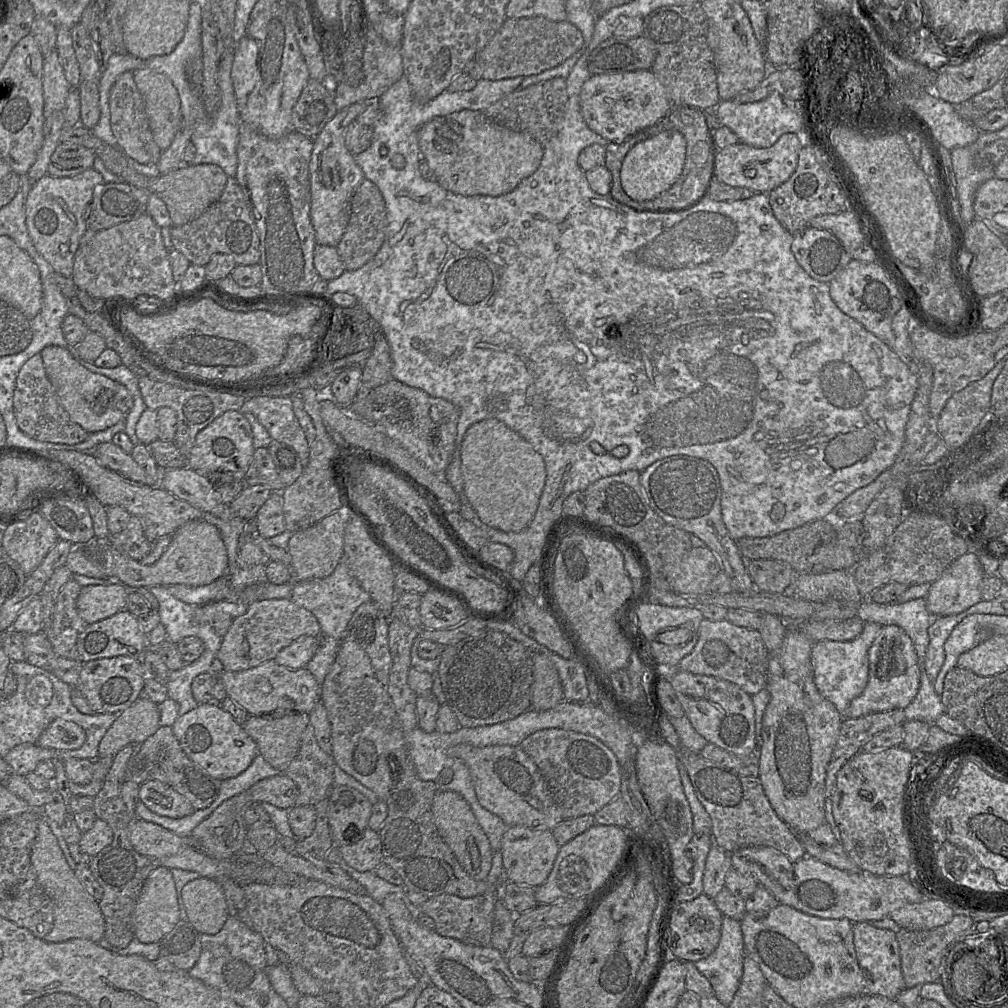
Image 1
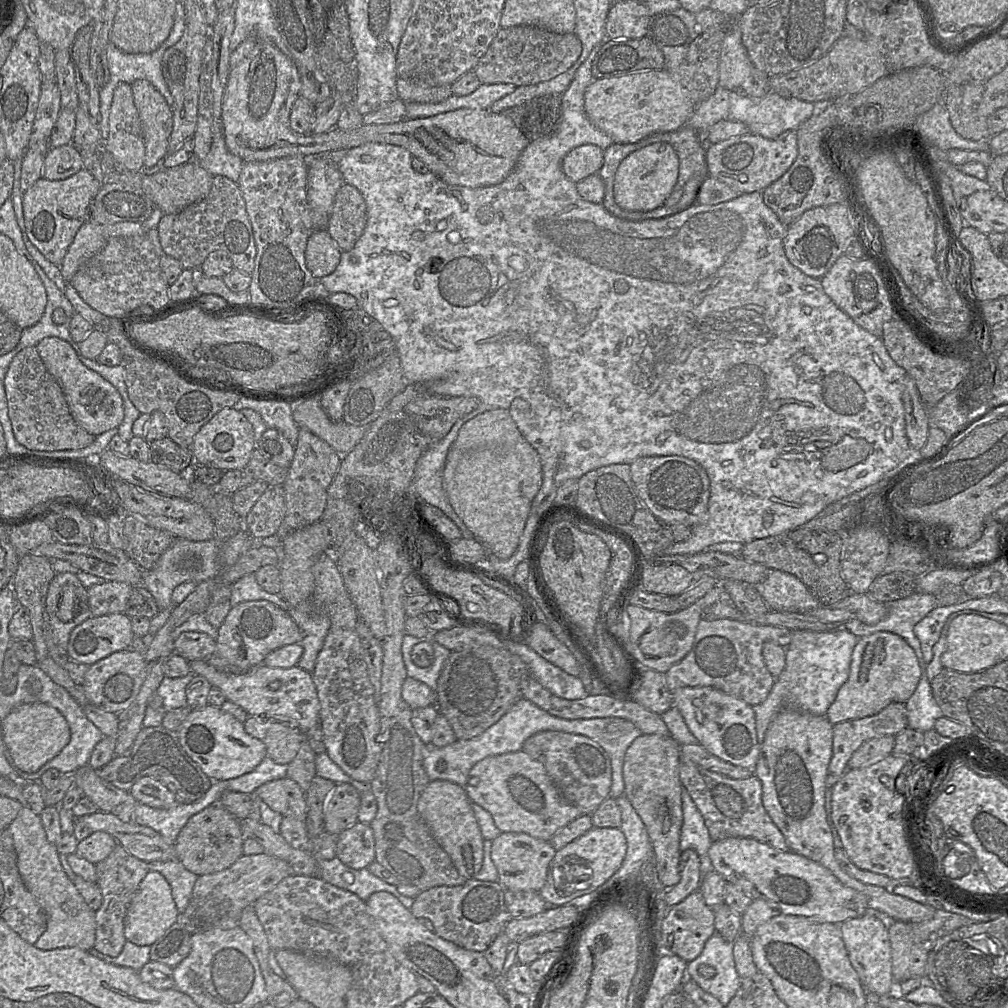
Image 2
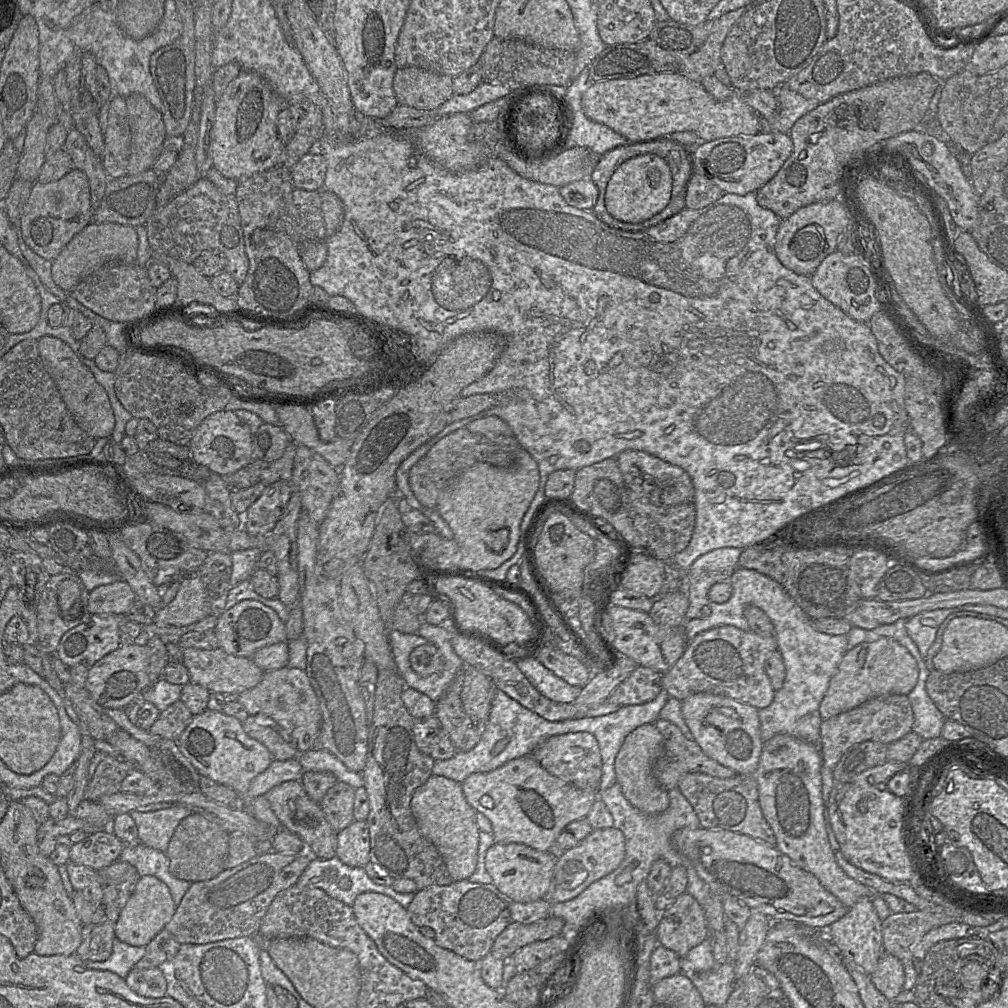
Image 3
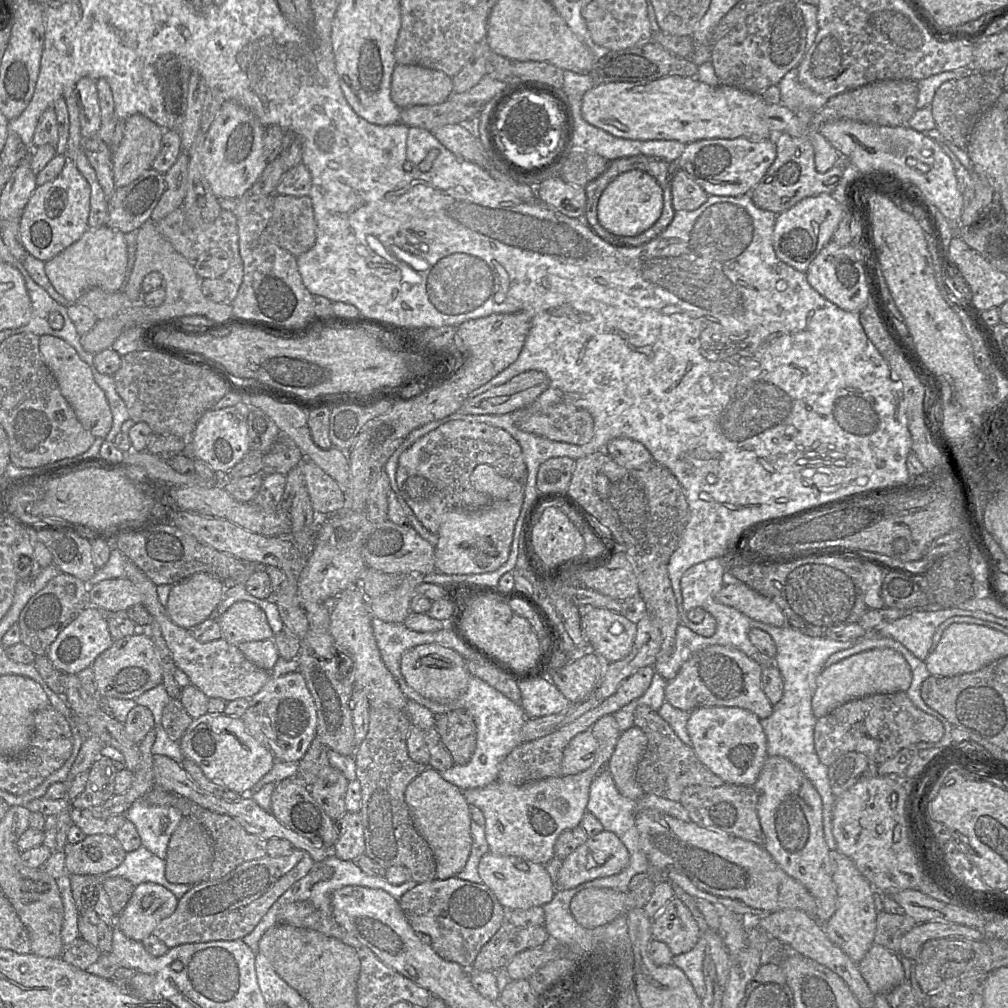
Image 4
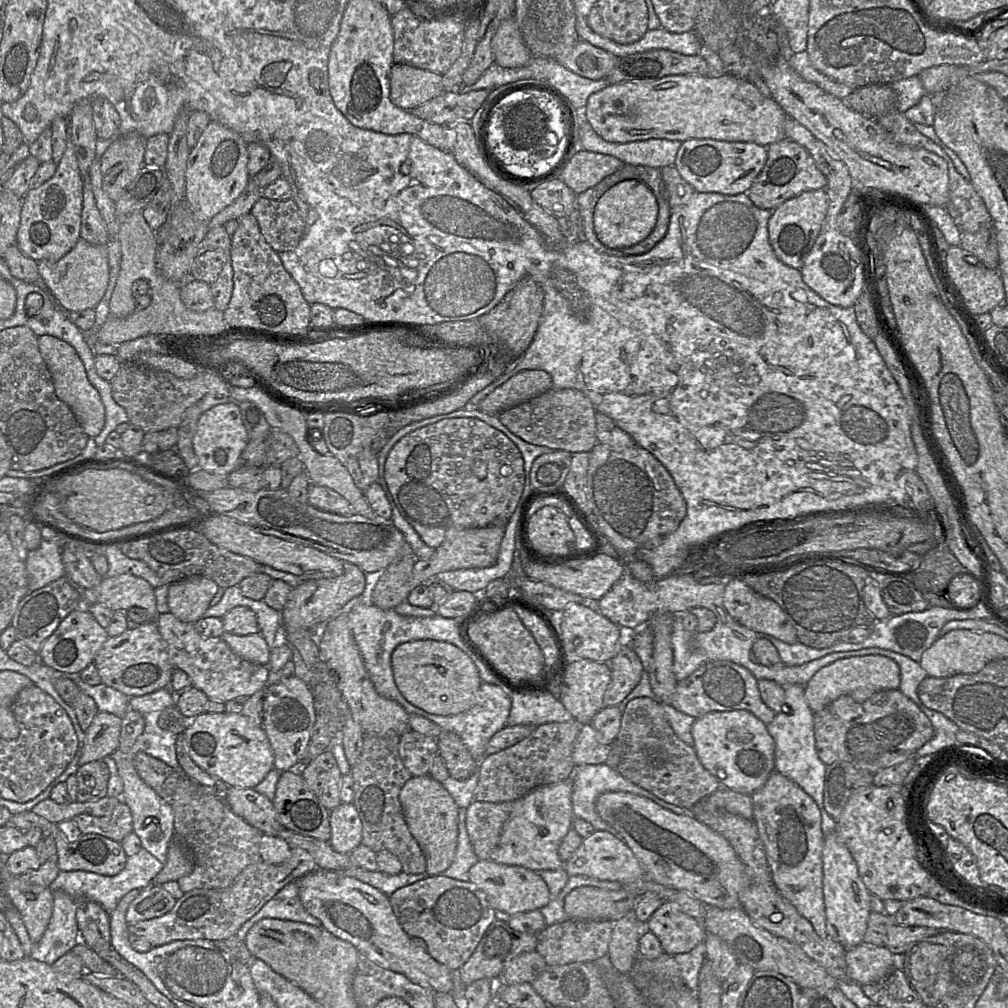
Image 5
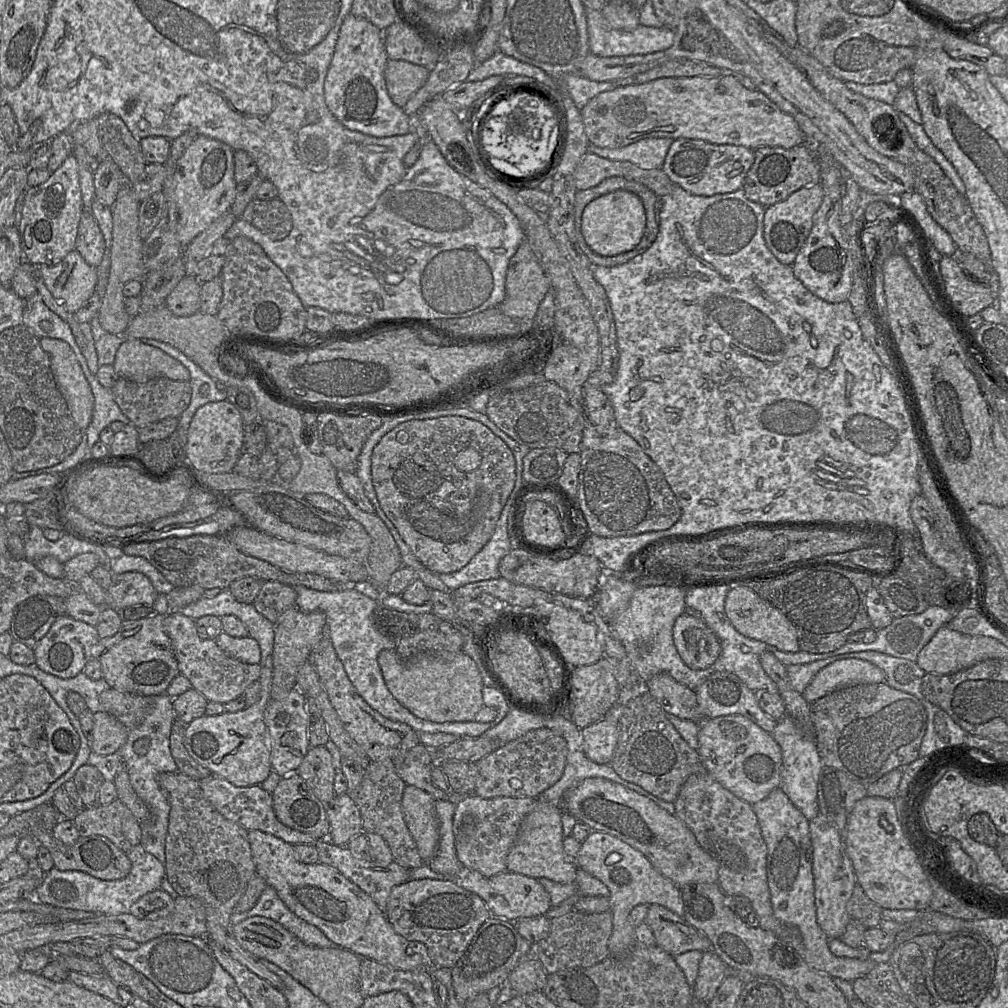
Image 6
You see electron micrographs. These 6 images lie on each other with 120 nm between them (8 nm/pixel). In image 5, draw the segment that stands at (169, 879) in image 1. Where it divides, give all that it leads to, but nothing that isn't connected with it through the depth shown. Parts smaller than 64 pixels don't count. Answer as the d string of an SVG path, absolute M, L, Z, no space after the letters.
M150 885L129 904L126 921L129 925L160 917L176 904L176 899L159 885Z

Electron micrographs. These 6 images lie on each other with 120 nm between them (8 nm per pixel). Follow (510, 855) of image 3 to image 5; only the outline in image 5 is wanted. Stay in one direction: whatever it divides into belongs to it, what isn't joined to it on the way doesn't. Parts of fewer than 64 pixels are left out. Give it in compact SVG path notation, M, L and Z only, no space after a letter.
M491 859L480 860L470 868L469 882L485 893L488 903L496 912L506 914L506 917L540 910L551 900L548 886L538 872L521 866L500 864Z

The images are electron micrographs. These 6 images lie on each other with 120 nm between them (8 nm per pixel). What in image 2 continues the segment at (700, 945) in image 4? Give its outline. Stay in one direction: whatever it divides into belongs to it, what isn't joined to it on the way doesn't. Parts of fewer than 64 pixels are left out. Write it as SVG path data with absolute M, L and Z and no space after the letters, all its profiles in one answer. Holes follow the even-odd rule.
M714 932L706 941L701 954L687 962L686 978L696 982L726 1007L741 984L733 958L733 942L726 941ZM701 965L712 966L715 969L715 975L710 979L701 977L698 973Z

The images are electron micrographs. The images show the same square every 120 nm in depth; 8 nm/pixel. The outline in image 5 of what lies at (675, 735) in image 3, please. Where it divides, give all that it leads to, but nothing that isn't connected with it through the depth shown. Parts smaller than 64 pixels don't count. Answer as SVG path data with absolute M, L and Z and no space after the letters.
M648 697L631 700L623 712L616 740L622 744L622 758L616 770L631 783L651 792L667 803L691 809L699 800L720 788L719 781L701 764L693 746L685 744L677 737L658 700Z

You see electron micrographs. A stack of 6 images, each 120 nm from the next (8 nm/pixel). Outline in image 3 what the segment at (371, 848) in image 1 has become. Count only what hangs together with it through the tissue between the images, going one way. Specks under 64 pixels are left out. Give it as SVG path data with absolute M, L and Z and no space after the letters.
M354 820L336 834L336 856L350 867L370 862L370 834L366 821Z

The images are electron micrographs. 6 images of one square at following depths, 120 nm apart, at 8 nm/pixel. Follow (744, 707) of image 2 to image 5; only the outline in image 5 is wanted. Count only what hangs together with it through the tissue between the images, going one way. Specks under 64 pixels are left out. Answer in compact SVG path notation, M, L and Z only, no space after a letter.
M746 710L712 711L696 718L691 727L693 748L703 765L725 787L752 795L775 770L775 743L766 725Z

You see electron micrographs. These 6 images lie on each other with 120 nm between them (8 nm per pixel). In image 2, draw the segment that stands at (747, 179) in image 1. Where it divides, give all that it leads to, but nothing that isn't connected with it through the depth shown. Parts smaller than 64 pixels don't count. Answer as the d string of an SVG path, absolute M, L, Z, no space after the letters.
M786 130L773 139L751 132L732 136L707 146L708 177L720 180L741 194L762 192L790 168L797 154L797 135L794 130Z

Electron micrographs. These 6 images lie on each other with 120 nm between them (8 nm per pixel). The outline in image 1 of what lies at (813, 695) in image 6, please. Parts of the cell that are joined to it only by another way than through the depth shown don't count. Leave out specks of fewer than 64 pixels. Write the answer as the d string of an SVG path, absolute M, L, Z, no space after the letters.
M896 625L883 626L868 651L869 678L864 691L853 699L844 718L858 718L871 713L906 708L920 685L919 661L912 641Z

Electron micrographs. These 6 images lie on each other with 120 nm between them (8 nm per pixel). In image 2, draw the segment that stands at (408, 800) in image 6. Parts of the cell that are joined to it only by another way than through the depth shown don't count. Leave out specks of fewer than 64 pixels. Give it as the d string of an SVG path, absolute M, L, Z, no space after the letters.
M431 781L418 800L417 810L458 873L467 880L474 879L482 867L484 839L465 790L450 781Z

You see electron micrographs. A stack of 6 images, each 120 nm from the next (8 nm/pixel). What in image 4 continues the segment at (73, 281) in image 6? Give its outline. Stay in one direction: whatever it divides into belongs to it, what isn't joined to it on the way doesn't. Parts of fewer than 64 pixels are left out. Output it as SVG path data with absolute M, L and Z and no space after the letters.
M104 225L88 228L79 240L46 261L45 272L54 289L69 303L76 303L86 290L93 287L107 292L122 291L122 287L126 284L127 264L125 234Z

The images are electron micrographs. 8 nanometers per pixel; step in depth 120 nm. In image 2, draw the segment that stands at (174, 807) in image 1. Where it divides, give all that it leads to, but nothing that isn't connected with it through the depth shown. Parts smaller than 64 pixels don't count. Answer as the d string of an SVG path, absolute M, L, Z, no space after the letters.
M145 776L139 779L130 789L130 794L138 803L167 809L178 803L173 793L160 781Z

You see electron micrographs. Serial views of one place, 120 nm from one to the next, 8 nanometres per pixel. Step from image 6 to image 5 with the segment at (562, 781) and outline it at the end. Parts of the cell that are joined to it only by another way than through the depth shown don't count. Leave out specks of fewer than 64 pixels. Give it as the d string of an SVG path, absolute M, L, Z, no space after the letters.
M597 764L597 765L574 765L574 772L570 778L572 782L572 809L574 818L581 818L594 827L595 830L602 830L614 833L613 829L601 819L598 815L595 807L597 798L605 792L629 792L638 796L646 797L663 808L670 810L671 812L679 815L686 815L690 813L690 809L685 809L670 803L663 801L651 792L631 783L624 778L616 769L610 767L608 764Z

